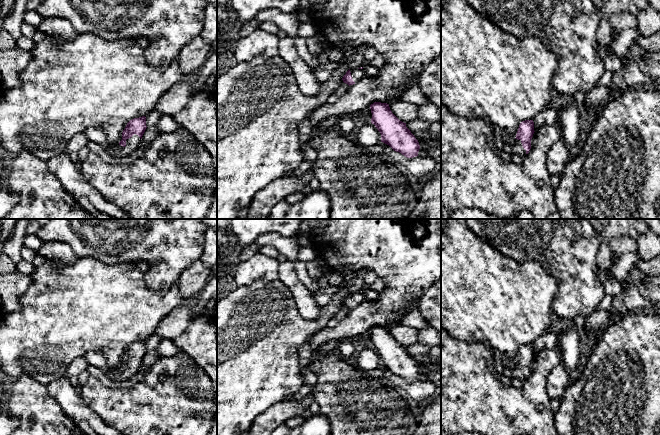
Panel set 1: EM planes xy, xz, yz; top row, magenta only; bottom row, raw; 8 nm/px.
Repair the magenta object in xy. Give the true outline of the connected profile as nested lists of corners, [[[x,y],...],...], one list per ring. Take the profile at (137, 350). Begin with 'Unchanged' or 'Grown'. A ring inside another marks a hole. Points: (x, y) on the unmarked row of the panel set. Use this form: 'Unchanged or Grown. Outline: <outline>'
Grown. Outline: [[[145,340],[130,344],[122,356],[122,364],[116,369],[112,369],[105,355],[98,351],[85,353],[82,358],[89,365],[102,370],[112,380],[127,380],[139,371],[146,352]]]

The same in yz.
Grown. Outline: [[[533,344],[522,345],[519,349],[515,364],[508,369],[511,378],[524,381],[531,373],[531,363],[534,358]]]

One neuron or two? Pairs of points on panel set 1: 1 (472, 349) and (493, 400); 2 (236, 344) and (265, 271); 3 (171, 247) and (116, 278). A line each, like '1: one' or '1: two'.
1: one
2: two
3: two

